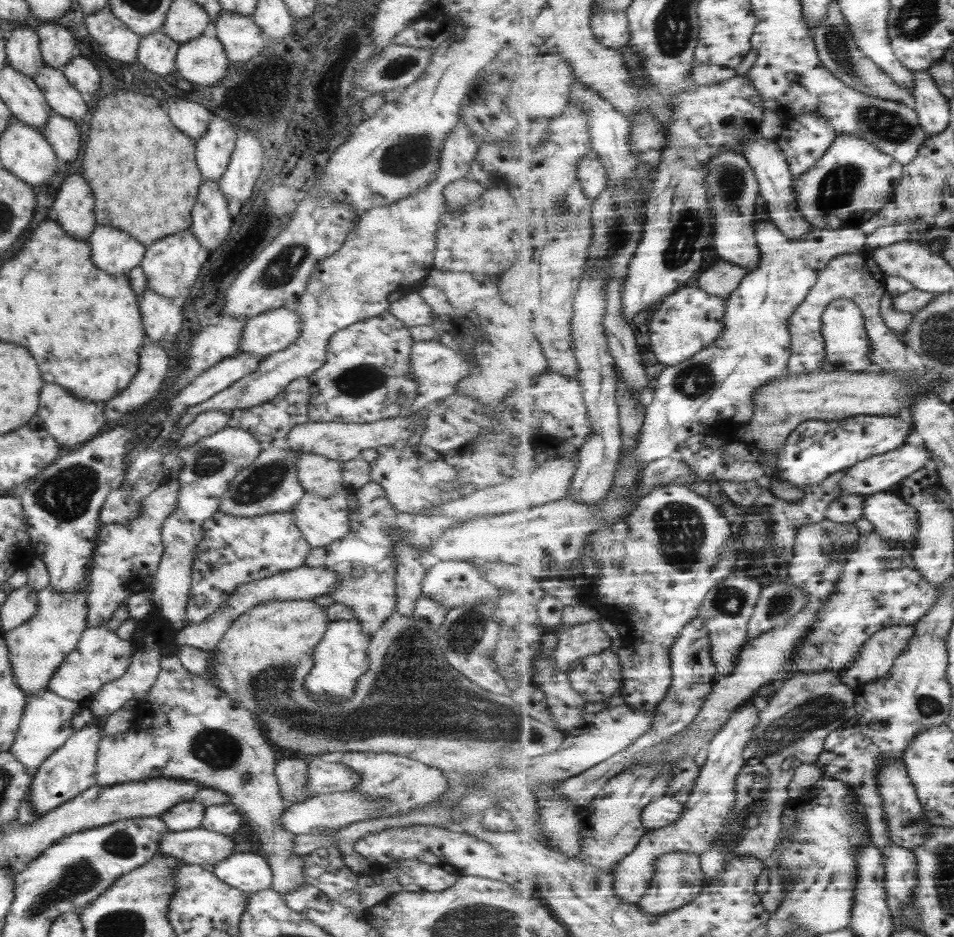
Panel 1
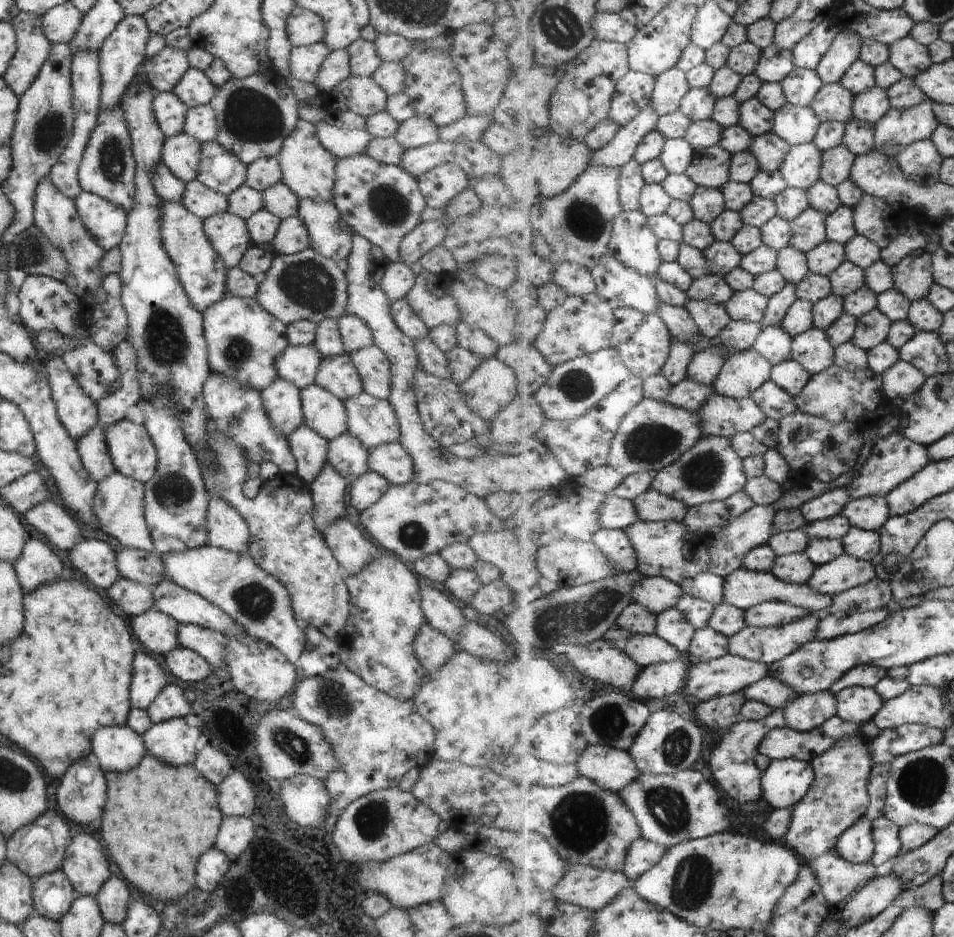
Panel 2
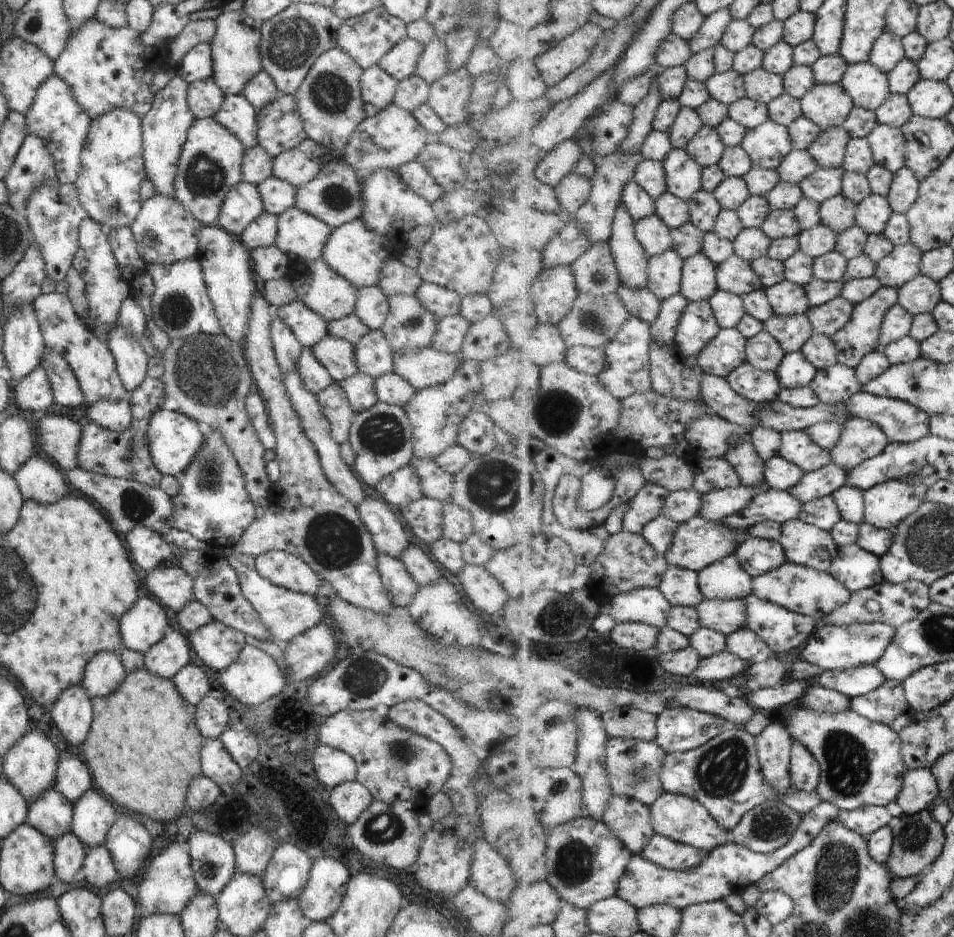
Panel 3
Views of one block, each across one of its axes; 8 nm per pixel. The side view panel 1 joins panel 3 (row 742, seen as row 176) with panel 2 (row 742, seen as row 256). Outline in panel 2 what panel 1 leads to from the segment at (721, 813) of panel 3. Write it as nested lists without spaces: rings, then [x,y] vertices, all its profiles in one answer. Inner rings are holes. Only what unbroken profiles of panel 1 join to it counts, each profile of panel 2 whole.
[[[773,709],[771,715],[760,721],[748,721],[747,719],[736,722],[723,736],[710,755],[710,770],[714,783],[729,796],[737,800],[737,804],[747,804],[763,797],[764,790],[761,786],[763,771],[757,768],[753,756],[759,753],[760,744],[768,734],[777,728],[786,726],[784,709]]]

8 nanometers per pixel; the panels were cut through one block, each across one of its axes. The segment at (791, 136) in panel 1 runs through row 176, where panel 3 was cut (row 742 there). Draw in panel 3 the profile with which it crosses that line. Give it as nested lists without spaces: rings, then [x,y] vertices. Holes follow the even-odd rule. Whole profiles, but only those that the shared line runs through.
[[[795,740],[790,772],[793,786],[797,790],[813,792],[820,784],[820,762],[803,743]]]

